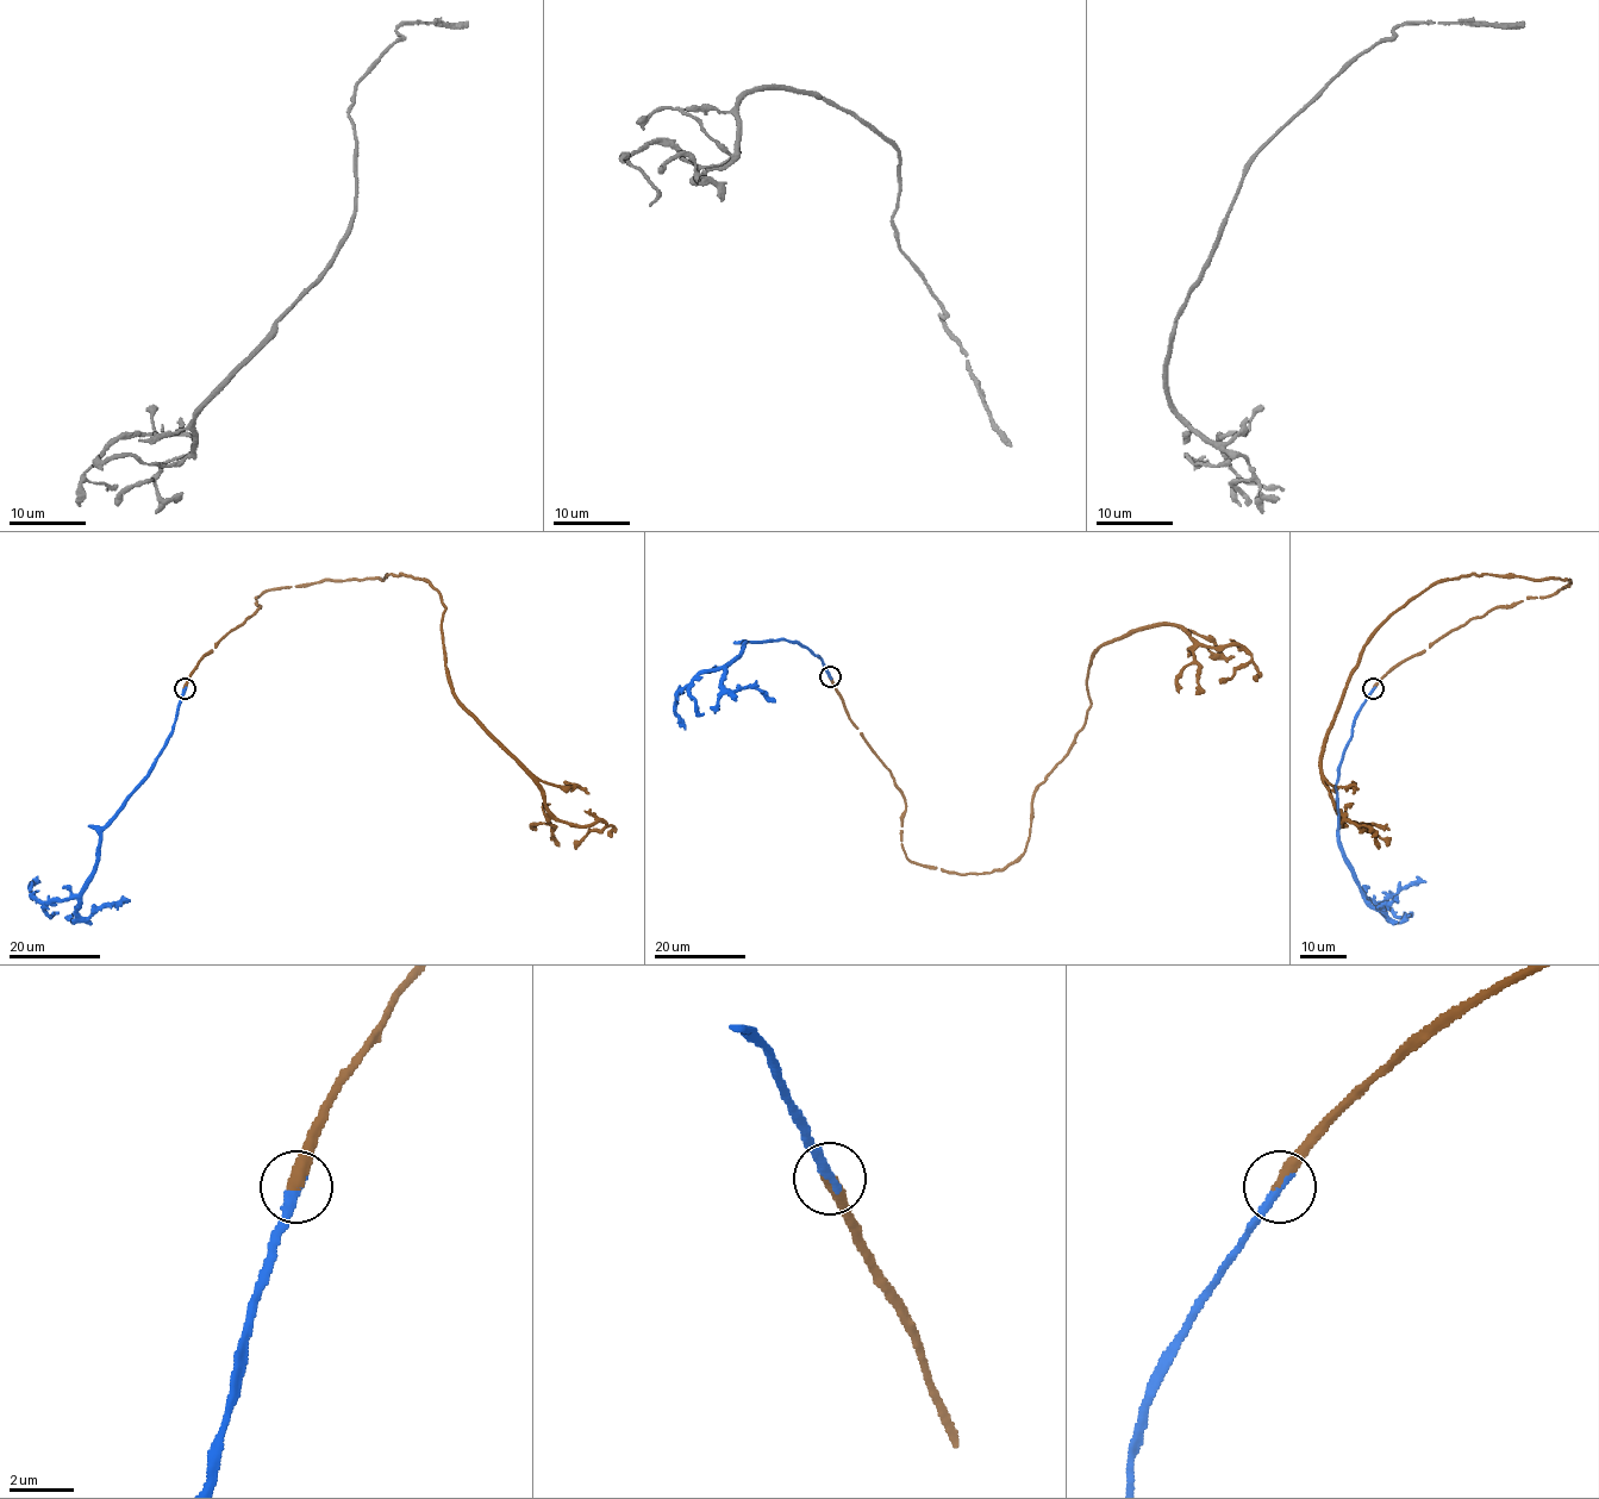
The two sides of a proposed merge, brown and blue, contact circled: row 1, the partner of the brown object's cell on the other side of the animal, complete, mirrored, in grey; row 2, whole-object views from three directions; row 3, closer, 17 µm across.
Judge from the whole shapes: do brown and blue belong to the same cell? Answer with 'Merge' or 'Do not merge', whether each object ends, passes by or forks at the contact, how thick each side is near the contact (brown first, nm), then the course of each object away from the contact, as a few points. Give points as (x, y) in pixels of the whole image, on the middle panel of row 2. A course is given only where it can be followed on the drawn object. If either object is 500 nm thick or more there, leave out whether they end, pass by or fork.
Merge. At the ring brown ends. At the ring blue ends. Thickness 400 nm (brown) against 320 nm. Course of brown: (830, 678), (904, 799), (905, 856), (960, 874), (1024, 851), (1101, 645), (1161, 624), (1238, 644), (1220, 682). Course of blue: (830, 678), (823, 661), (800, 643), (747, 642), (735, 659), (700, 672), (679, 693), (675, 713), (685, 729)

